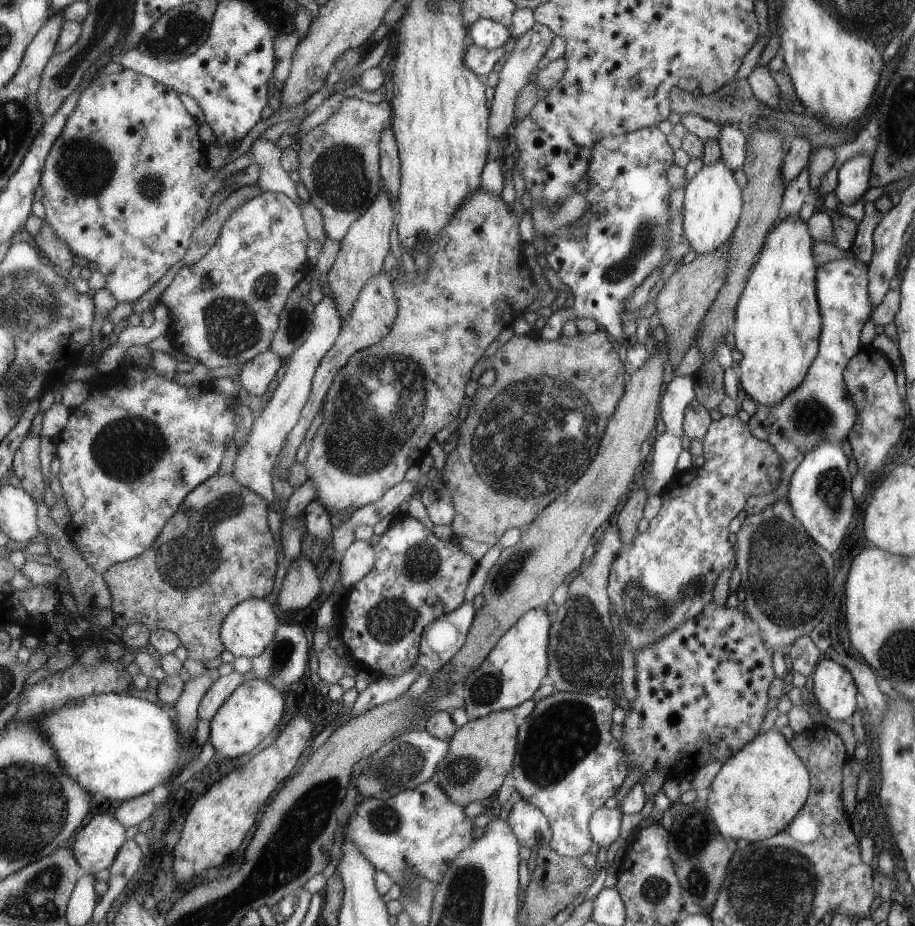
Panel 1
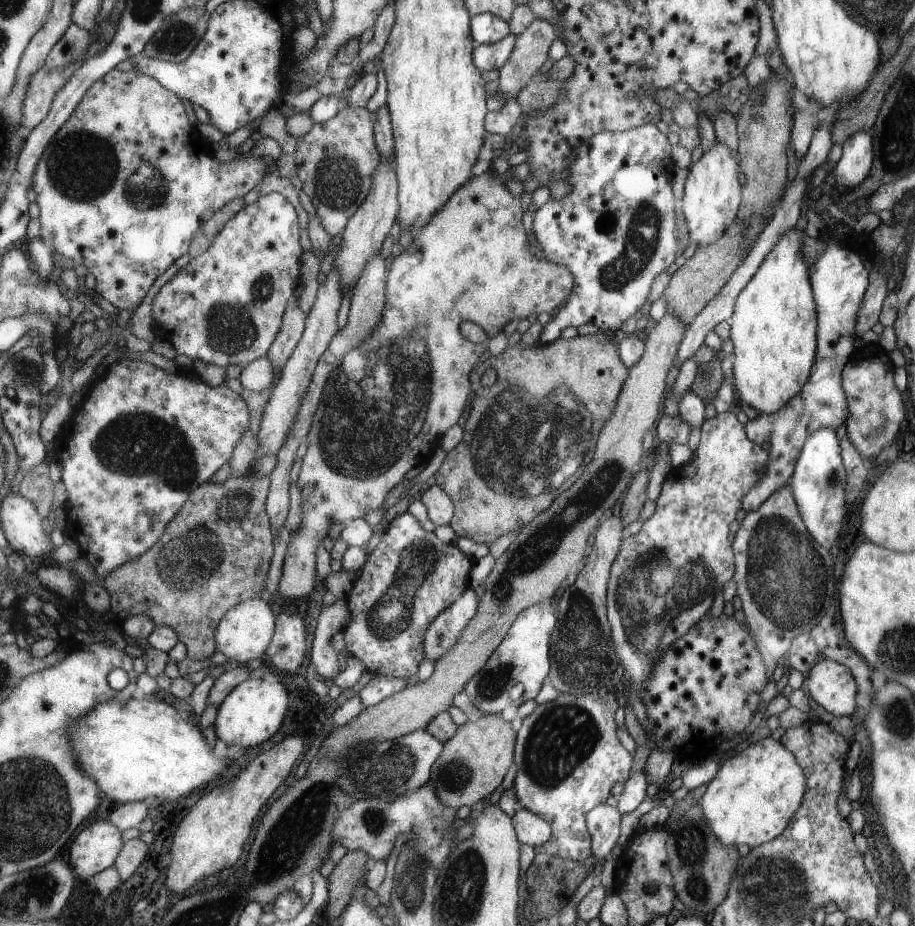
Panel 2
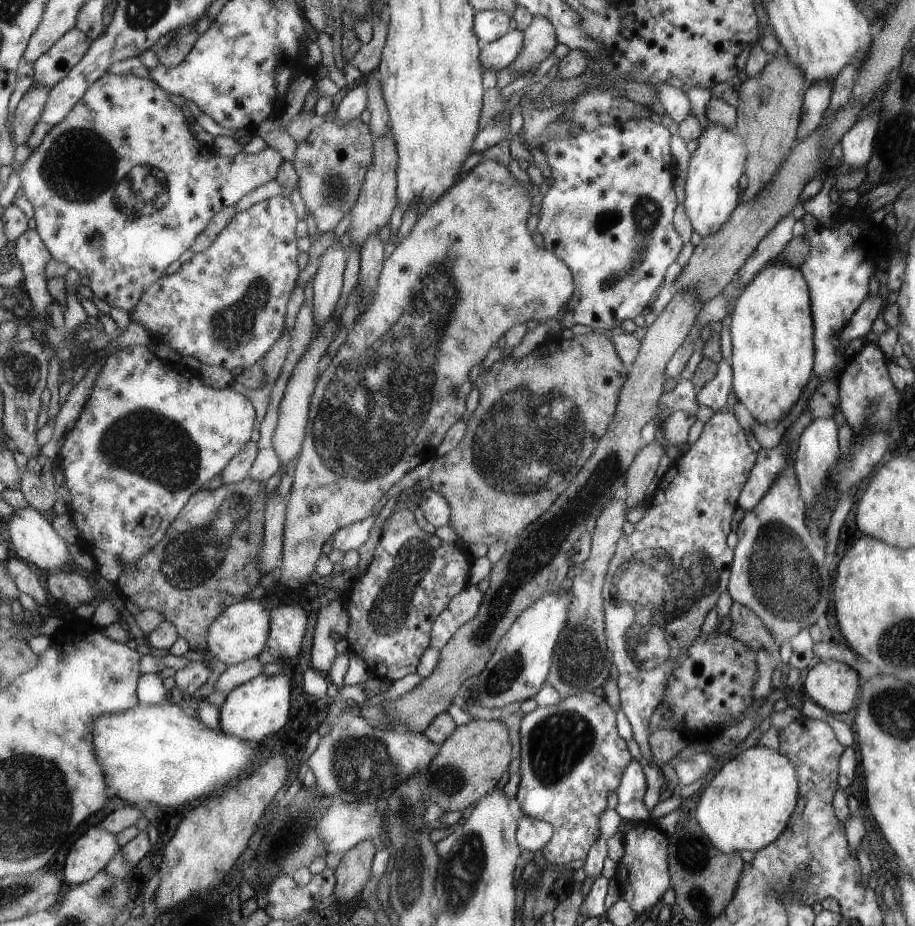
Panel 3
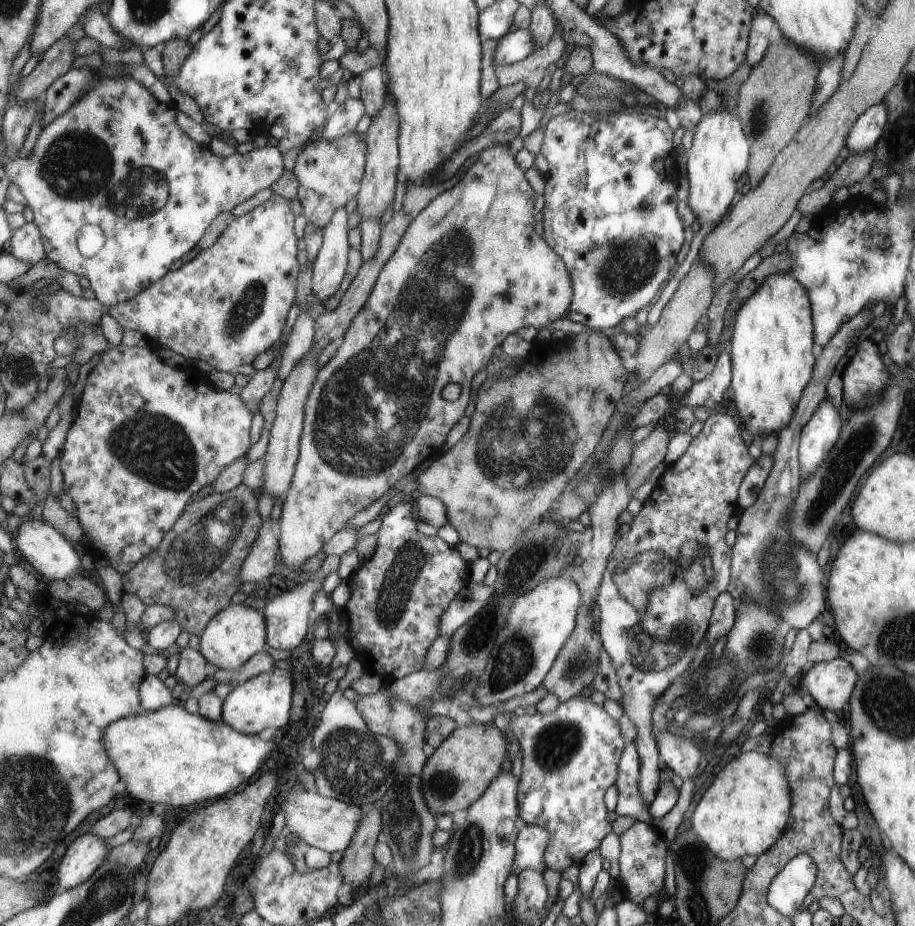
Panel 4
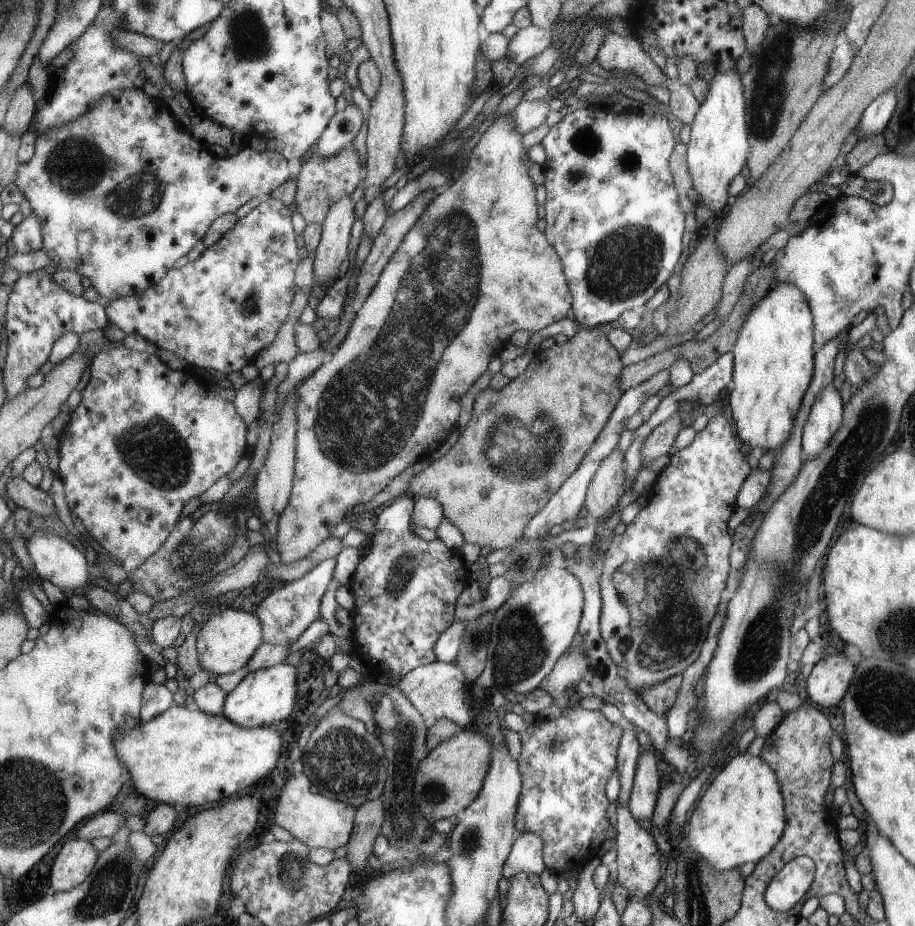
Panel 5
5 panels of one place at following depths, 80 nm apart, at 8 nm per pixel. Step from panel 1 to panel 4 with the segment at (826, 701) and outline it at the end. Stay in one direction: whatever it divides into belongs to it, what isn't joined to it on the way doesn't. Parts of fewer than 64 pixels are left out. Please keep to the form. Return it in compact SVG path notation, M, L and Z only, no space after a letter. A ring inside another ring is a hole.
M837 657L812 664L802 674L803 687L811 703L829 710L839 717L845 702L850 702L857 674L845 659Z

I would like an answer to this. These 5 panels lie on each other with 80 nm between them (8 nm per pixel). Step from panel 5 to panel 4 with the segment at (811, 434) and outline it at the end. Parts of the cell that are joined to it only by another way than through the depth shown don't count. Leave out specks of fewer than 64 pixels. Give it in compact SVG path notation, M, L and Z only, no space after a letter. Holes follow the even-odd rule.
M826 398L823 399L802 428L801 444L798 446L801 482L819 468L820 462L834 448L839 428L841 422L837 412Z

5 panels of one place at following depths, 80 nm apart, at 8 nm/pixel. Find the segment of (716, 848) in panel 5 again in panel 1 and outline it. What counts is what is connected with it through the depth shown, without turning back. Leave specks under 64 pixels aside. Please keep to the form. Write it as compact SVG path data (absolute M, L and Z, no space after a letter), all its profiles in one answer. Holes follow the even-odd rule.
M775 728L756 736L747 746L727 758L711 781L705 797L710 813L725 838L745 838L749 843L762 841L781 832L800 812L810 792L810 775L802 759Z

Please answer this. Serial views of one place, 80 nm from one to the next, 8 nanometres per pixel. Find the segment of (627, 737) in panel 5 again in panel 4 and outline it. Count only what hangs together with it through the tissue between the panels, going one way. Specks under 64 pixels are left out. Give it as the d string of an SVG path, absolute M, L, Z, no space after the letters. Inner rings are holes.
M635 743L627 744L622 751L619 762L617 787L617 804L614 812L620 816L631 816L640 822L647 822L650 825L653 819L647 812L647 806L643 804L639 790L637 790L637 772L639 772L639 758L636 752Z

